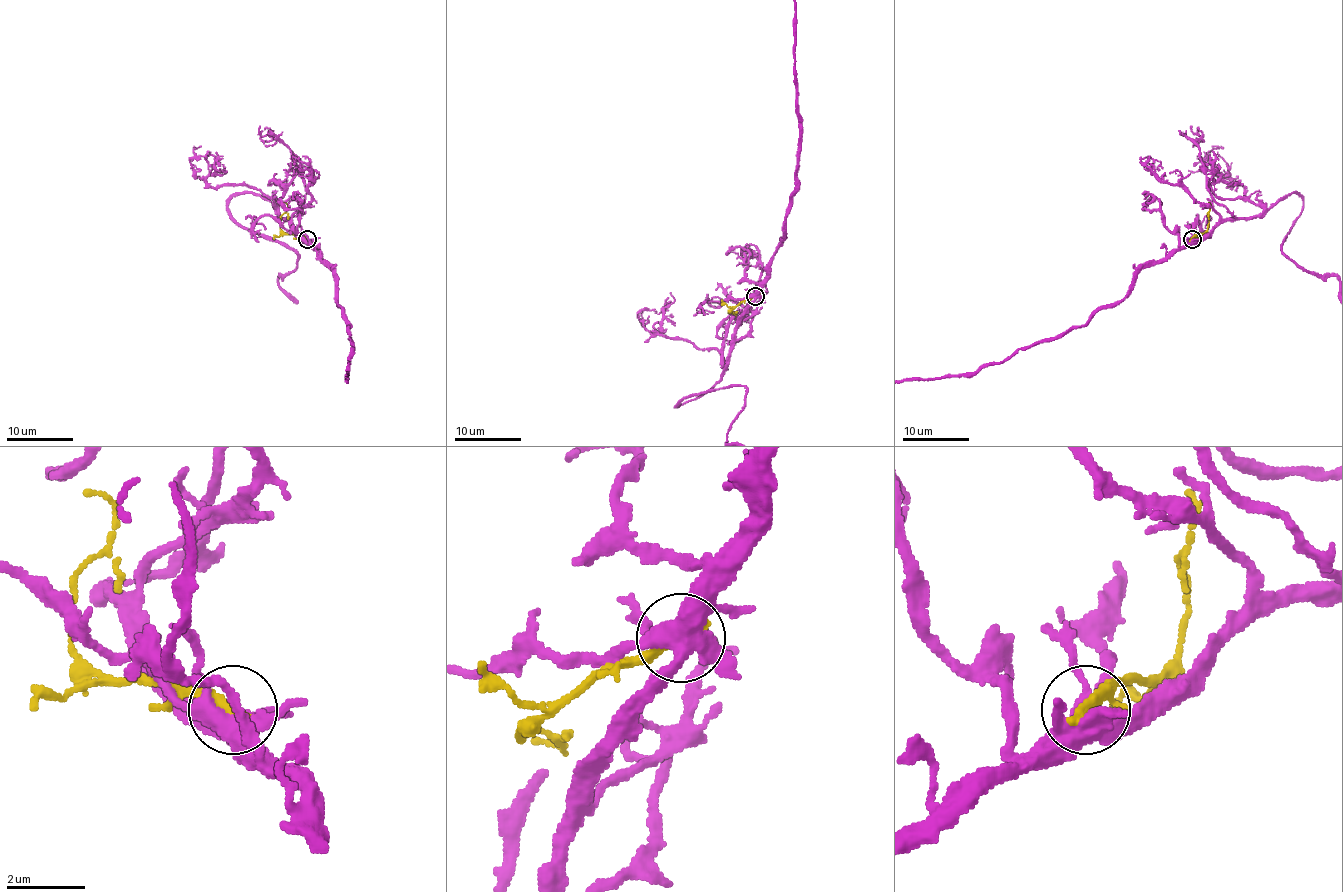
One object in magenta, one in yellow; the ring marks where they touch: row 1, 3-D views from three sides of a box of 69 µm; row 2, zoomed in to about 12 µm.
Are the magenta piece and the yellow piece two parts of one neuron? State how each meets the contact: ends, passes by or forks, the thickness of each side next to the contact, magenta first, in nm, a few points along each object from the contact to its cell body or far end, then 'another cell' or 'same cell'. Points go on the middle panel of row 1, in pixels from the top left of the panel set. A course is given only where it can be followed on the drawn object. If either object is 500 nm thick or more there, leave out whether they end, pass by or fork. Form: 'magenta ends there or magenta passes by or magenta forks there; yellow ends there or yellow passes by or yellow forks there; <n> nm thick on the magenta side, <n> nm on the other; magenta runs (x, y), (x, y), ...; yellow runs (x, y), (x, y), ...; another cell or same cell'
550 nm thick on the magenta side, 360 nm on the other; magenta runs (755, 296), (717, 382), (675, 405), (743, 386), (745, 404), (727, 444); yellow runs (755, 296), (740, 301), (728, 313), (735, 314), (730, 313); another cell

